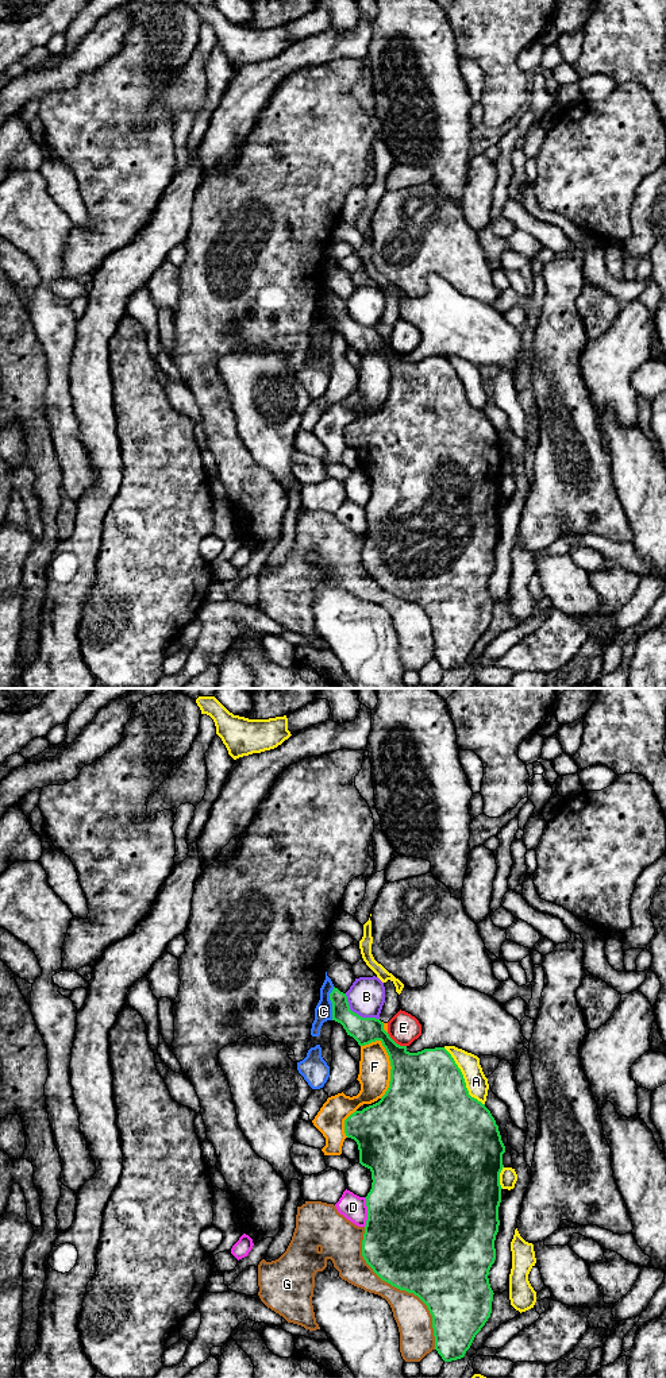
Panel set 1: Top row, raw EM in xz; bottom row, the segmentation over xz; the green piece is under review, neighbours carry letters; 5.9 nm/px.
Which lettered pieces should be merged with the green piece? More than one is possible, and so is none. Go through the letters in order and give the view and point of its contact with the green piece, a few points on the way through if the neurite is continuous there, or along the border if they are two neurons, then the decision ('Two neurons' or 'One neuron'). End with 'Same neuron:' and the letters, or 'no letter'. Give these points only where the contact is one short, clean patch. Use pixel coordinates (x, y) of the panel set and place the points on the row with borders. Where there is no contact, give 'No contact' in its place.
A: Touches green at xz (464, 1079). Two neurons
B: Touches green at xz (357, 1014). Boundary: xz (345, 994), (353, 1011), (362, 1016), (378, 1019). Two neurons
C: Touches green at xz (331, 1002). Boundary: xz (334, 987), (330, 994), (331, 1019). Two neurons
D: Touches green at xz (368, 1212). Two neurons
E: Touches green at xz (395, 1042). Two neurons
F: Touches green at xz (392, 1068). Two neurons
G: Touches green at xz (400, 1289). Two neurons
Same neuron: no letter

